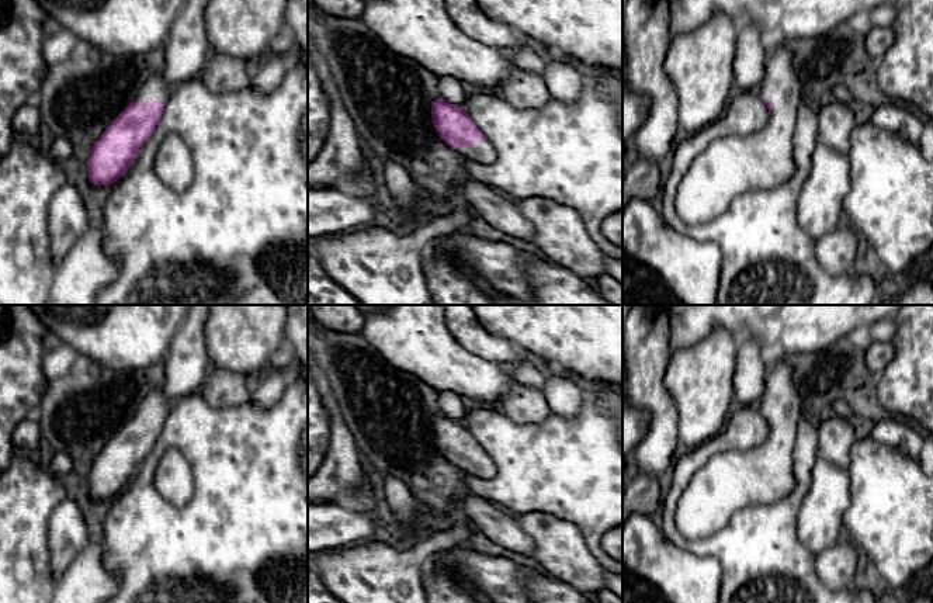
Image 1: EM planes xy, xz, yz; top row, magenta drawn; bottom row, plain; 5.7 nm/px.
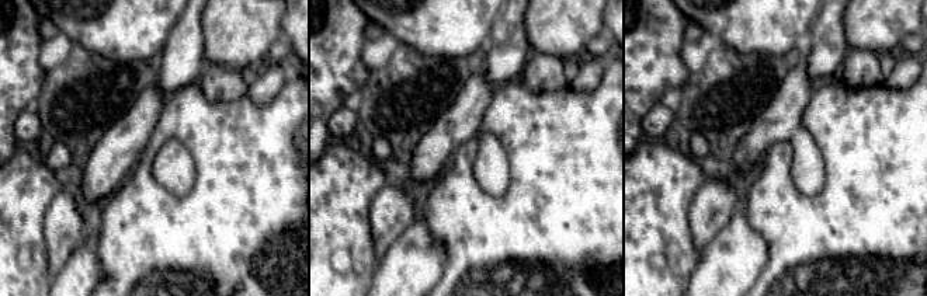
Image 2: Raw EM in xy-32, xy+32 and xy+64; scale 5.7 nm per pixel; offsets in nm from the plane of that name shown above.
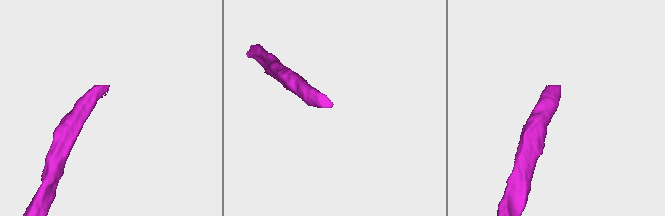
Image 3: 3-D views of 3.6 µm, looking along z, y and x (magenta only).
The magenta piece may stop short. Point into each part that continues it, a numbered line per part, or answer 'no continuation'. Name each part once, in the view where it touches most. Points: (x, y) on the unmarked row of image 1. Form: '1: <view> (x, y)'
1: xz (484, 467)

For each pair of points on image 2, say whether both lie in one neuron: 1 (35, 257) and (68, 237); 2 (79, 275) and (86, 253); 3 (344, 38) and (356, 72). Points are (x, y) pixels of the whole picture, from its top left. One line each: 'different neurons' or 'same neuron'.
1: different neurons
2: same neuron
3: same neuron

